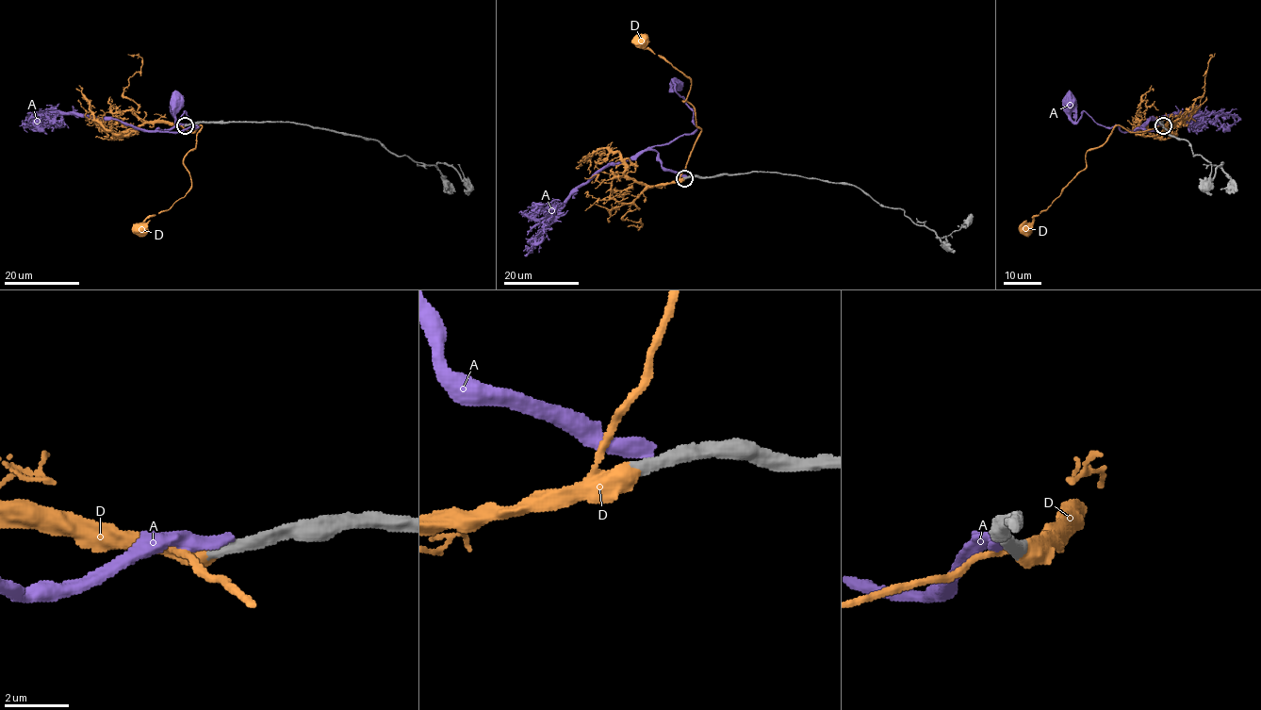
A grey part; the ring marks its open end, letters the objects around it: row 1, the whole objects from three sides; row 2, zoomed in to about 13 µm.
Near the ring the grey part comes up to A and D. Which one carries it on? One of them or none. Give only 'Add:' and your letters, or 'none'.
Add: D

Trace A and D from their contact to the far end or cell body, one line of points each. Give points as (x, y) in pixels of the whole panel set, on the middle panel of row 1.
A: (686, 177), (664, 170), (659, 155), (651, 148), (670, 143), (696, 128), (693, 111), (674, 85)
D: (684, 178), (680, 173), (701, 130), (696, 124), (694, 107), (682, 101), (691, 81), (641, 41)

